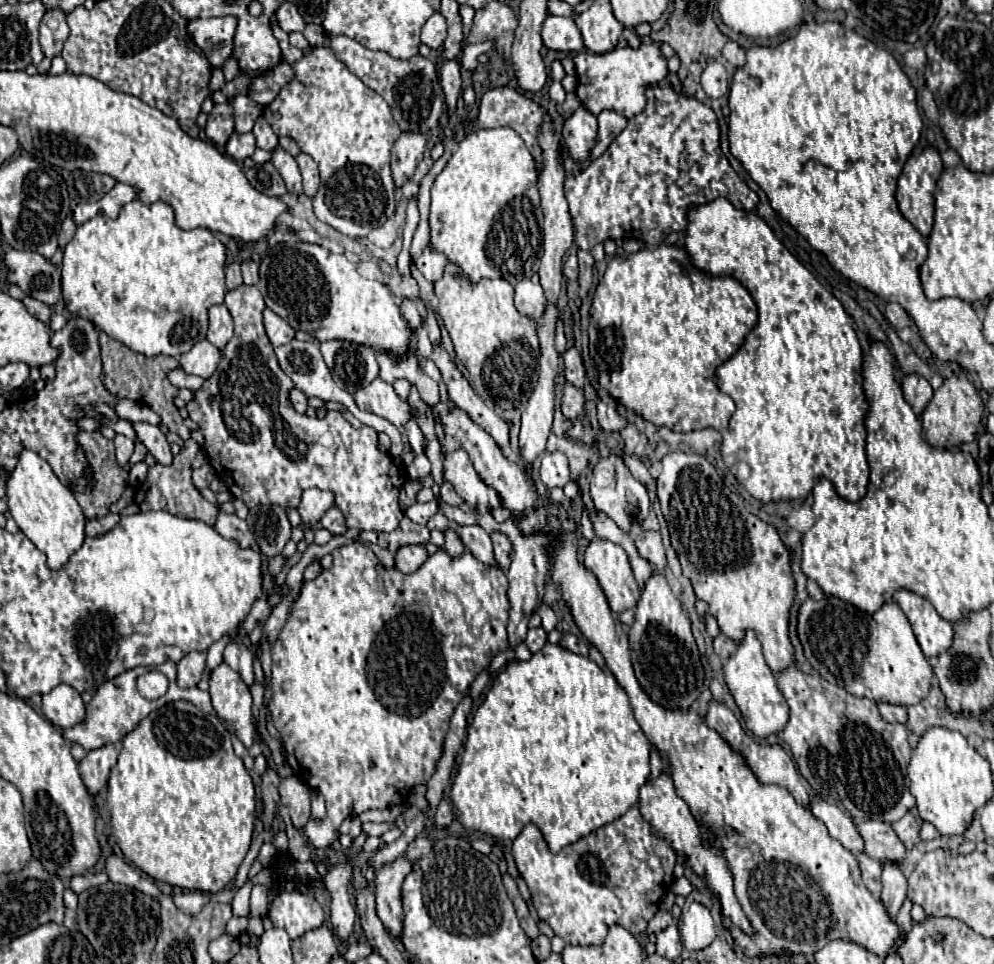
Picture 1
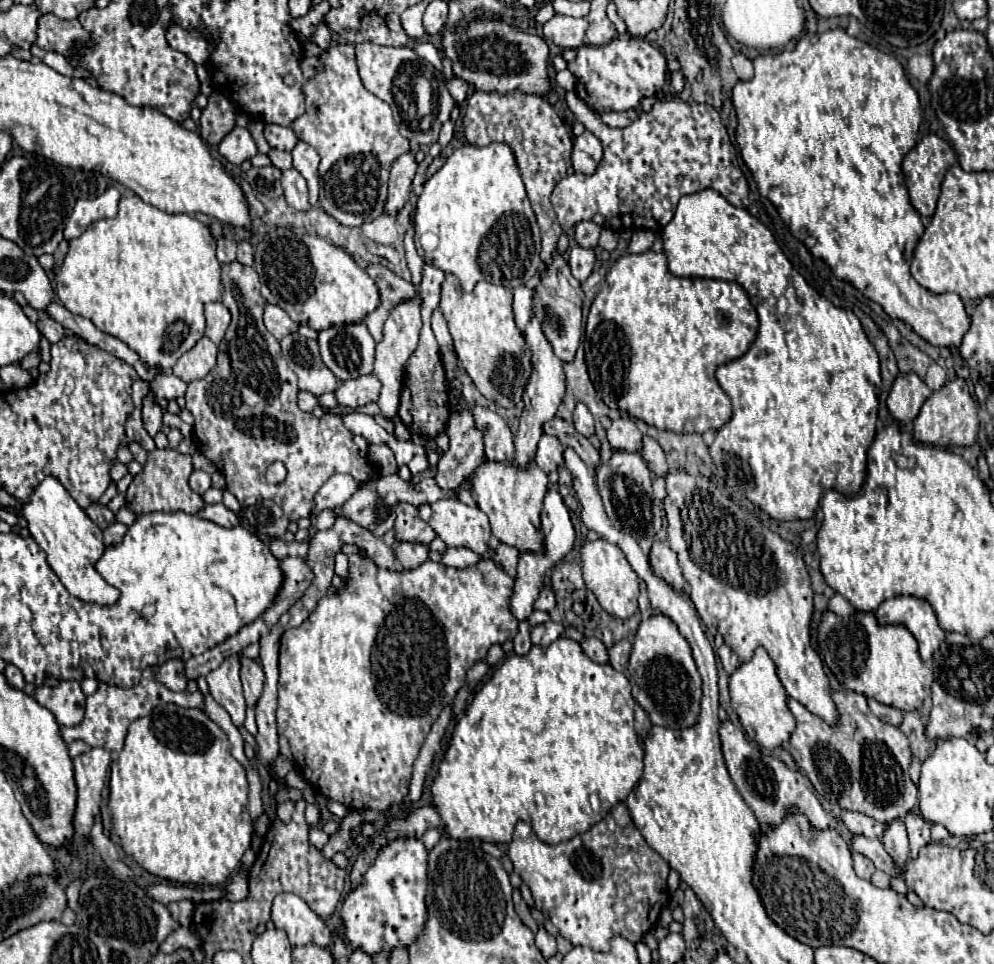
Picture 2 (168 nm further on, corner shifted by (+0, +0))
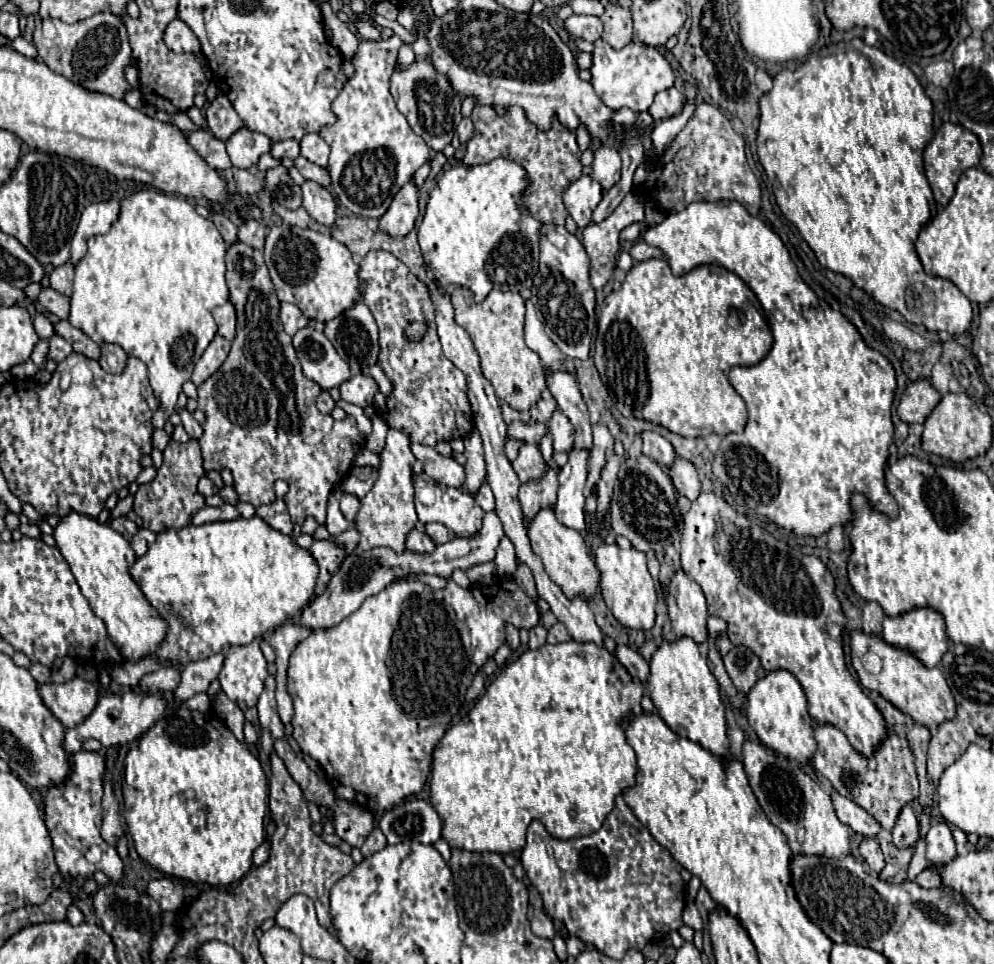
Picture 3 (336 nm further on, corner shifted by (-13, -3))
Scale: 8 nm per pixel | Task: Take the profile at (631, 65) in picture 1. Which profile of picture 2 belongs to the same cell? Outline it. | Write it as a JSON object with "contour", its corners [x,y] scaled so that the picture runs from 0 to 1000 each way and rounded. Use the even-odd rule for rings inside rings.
{"contour":[[[622,38],[608,49],[586,47],[577,63],[571,65],[581,90],[579,99],[600,117],[634,115],[644,113],[648,101],[656,101],[666,94],[670,84],[670,61],[662,49],[642,38]]]}

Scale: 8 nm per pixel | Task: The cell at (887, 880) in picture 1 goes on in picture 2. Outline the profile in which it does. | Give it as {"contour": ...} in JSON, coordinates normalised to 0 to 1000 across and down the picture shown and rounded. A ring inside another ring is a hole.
{"contour":[[[905,850],[891,858],[887,877],[893,883],[893,887],[897,889],[897,893],[903,897],[903,904],[907,904],[913,893],[913,868],[911,868],[911,858],[907,856]]]}

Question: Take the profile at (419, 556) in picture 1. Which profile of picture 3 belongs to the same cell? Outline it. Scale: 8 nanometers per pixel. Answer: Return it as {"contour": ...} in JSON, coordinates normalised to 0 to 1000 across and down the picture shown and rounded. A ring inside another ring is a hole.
{"contour":[[[420,546],[420,548],[415,548],[415,550],[411,552],[407,566],[409,566],[409,571],[413,571],[413,573],[426,573],[426,575],[438,571],[436,560],[428,554],[428,550],[426,550],[424,546]]]}

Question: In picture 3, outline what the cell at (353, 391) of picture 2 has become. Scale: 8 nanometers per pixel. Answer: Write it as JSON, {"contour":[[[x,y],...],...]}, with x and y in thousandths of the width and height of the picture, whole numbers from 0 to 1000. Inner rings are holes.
{"contour":[[[357,388],[341,400],[343,413],[353,419],[359,419],[363,423],[367,423],[369,419],[375,419],[375,411],[379,405],[381,405],[379,396],[367,388]]]}

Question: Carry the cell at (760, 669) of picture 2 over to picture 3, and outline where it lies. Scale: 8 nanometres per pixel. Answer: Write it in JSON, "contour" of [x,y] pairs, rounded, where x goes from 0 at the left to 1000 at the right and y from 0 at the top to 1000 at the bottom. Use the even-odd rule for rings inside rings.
{"contour":[[[774,697],[756,714],[752,720],[752,747],[754,753],[762,759],[766,772],[780,778],[782,782],[794,788],[802,788],[806,795],[818,786],[822,770],[818,766],[818,747],[812,739],[812,722],[796,697]]]}

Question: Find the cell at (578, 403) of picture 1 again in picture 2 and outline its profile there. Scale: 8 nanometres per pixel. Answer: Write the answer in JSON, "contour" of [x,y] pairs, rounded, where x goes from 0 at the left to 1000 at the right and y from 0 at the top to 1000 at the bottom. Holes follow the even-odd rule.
{"contour":[[[579,418],[579,422],[577,422],[577,441],[579,441],[581,449],[586,449],[588,453],[598,451],[598,435],[588,418]]]}

